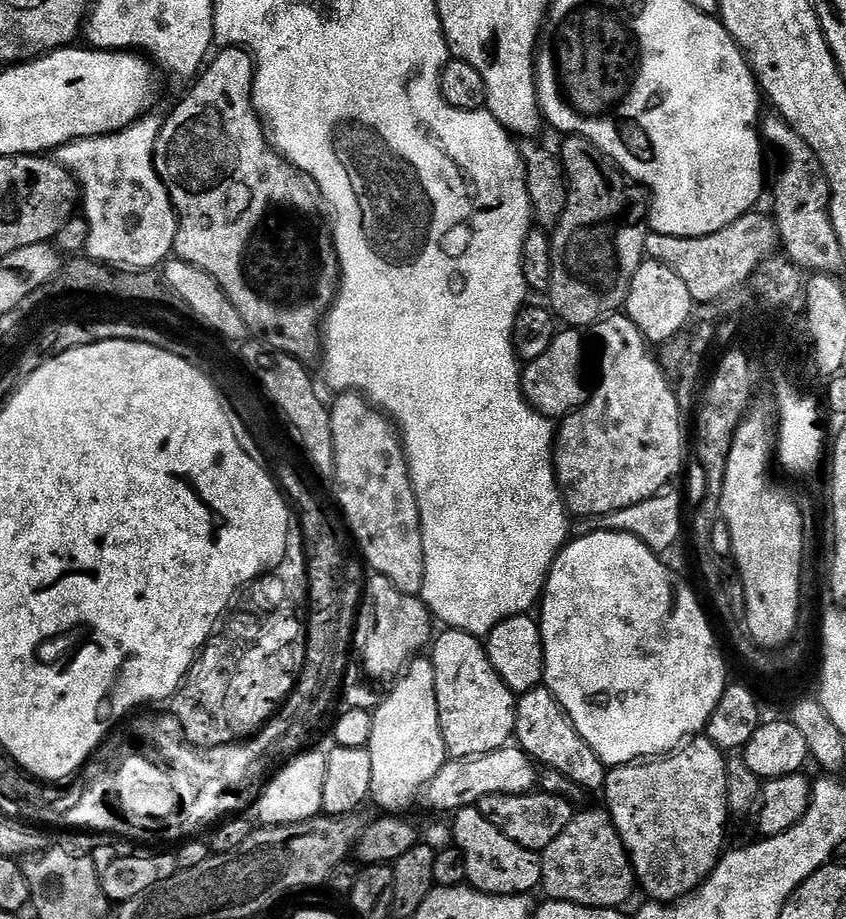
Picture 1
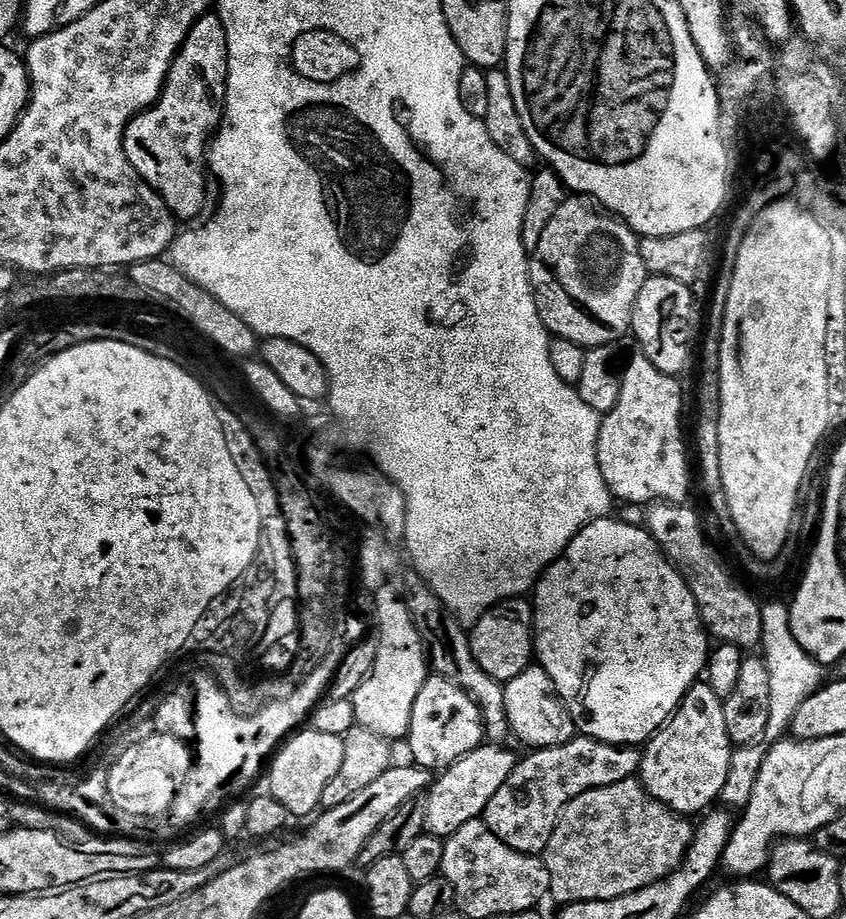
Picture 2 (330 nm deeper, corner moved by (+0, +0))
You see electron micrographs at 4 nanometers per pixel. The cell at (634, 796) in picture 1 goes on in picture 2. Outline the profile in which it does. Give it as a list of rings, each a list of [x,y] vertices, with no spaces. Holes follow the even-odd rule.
[[[697,682],[668,723],[643,745],[638,779],[658,802],[679,816],[696,818],[721,799],[733,751],[730,734],[726,734],[724,700],[707,682]]]

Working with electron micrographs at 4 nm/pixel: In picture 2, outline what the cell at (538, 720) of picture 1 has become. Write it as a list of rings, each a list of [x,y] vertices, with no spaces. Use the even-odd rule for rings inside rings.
[[[533,662],[528,665],[518,678],[509,680],[504,685],[506,698],[506,718],[512,727],[513,737],[525,744],[525,749],[539,750],[541,748],[557,748],[570,742],[577,736],[576,723],[570,710],[564,705],[564,700],[558,694],[550,674]]]

